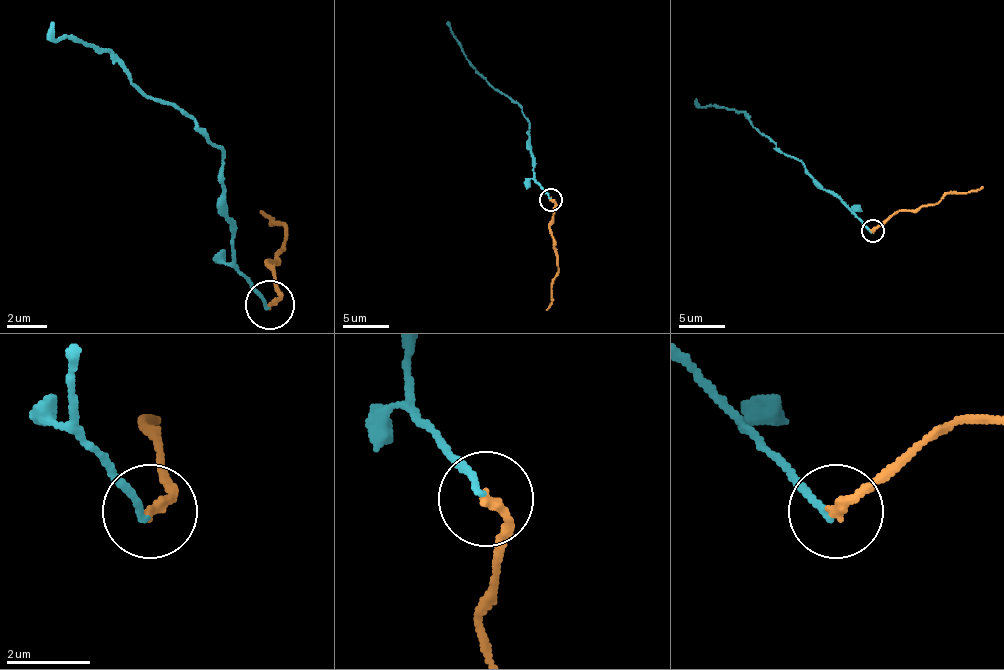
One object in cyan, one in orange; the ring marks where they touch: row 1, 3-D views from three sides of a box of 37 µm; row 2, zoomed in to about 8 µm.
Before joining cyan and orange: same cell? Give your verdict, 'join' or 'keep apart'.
keep apart

